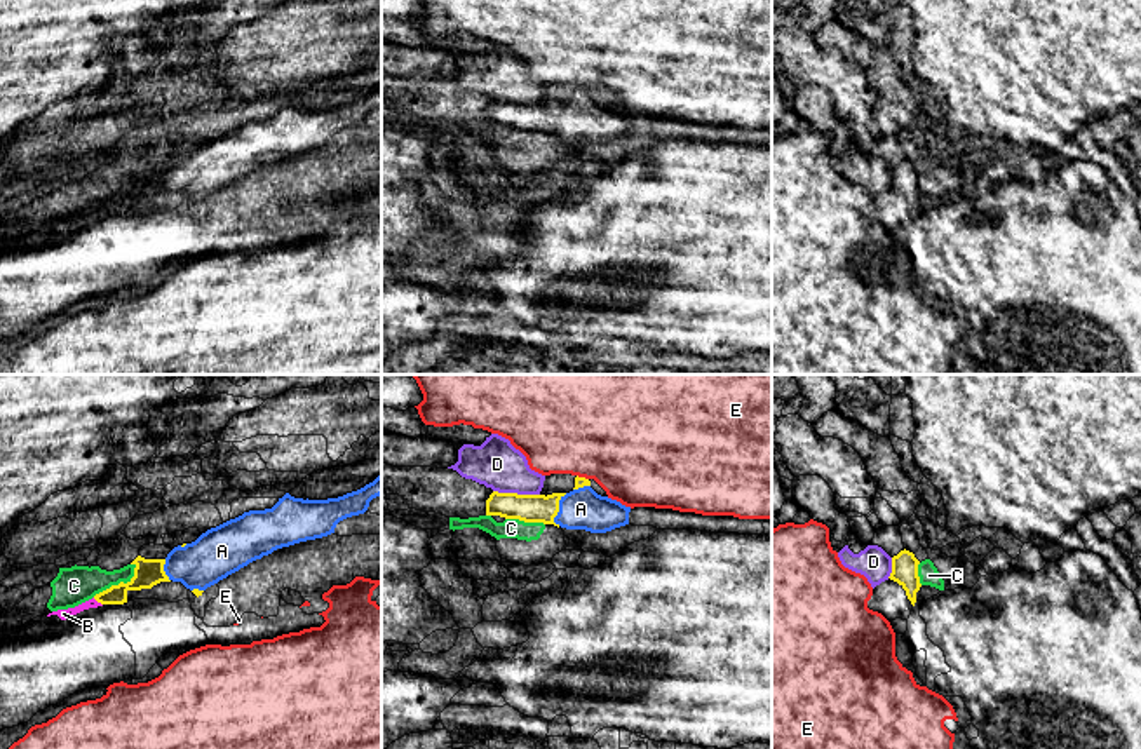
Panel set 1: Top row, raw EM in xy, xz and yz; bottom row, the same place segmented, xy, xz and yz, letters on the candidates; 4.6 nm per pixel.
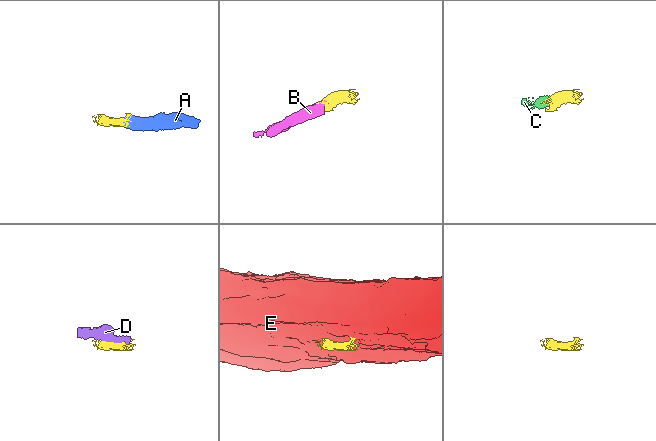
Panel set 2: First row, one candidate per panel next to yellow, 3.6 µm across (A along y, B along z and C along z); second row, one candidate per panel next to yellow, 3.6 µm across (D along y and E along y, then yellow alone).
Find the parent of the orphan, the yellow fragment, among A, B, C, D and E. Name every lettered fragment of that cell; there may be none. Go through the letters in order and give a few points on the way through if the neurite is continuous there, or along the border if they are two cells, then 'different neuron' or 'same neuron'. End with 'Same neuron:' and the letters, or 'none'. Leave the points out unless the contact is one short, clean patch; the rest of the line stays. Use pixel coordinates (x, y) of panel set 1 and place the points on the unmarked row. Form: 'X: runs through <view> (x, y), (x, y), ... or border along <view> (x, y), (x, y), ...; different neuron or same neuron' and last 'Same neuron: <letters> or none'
A: runs through xz (511, 115), (558, 119), (580, 119); same neuron
B: runs through xy (145, 185), (136, 194), (98, 211), (63, 223); same neuron
C: border along xy (136, 175), (135, 183), (126, 192), (112, 194), (93, 206); different neuron
D: different neuron
E: border along xz (577, 84), (587, 89); different neuron
Same neuron: A, B

